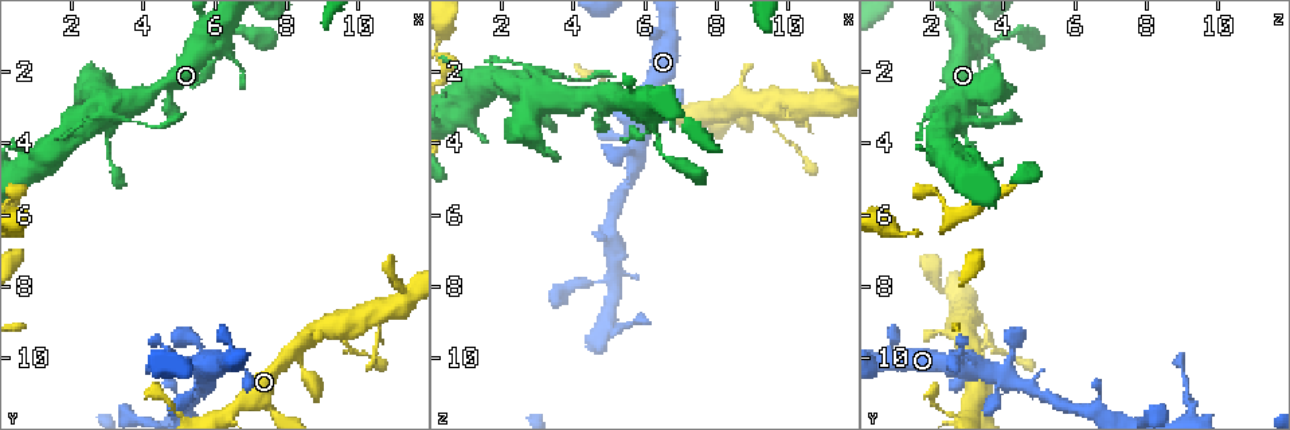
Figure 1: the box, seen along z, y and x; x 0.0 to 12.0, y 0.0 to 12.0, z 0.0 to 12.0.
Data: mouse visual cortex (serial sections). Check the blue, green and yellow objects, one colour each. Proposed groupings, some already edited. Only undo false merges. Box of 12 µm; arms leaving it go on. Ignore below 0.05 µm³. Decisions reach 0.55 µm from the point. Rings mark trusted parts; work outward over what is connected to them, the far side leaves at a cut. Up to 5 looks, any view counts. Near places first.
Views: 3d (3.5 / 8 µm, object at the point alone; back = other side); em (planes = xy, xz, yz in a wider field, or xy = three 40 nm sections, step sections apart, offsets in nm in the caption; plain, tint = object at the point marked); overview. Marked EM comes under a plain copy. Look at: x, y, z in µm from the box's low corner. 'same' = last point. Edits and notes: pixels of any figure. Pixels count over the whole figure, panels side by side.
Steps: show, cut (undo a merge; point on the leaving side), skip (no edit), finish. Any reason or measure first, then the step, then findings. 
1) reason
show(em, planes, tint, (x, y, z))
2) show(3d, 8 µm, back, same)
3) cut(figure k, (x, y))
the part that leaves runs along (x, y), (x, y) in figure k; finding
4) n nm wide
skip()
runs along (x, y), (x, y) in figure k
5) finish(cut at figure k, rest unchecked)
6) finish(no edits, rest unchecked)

abrupt turn
show(3d, 3.5 µm, back, (11.3, 8.1, 2.4))

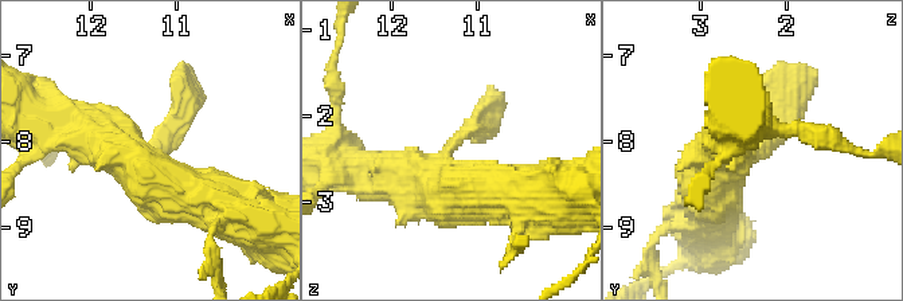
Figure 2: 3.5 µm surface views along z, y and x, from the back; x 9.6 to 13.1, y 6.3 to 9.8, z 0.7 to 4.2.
3 arms; arms of 300, 600, 600 nm
show(em, xy, step 2, tint, (11.30, 8.10, 2.35))

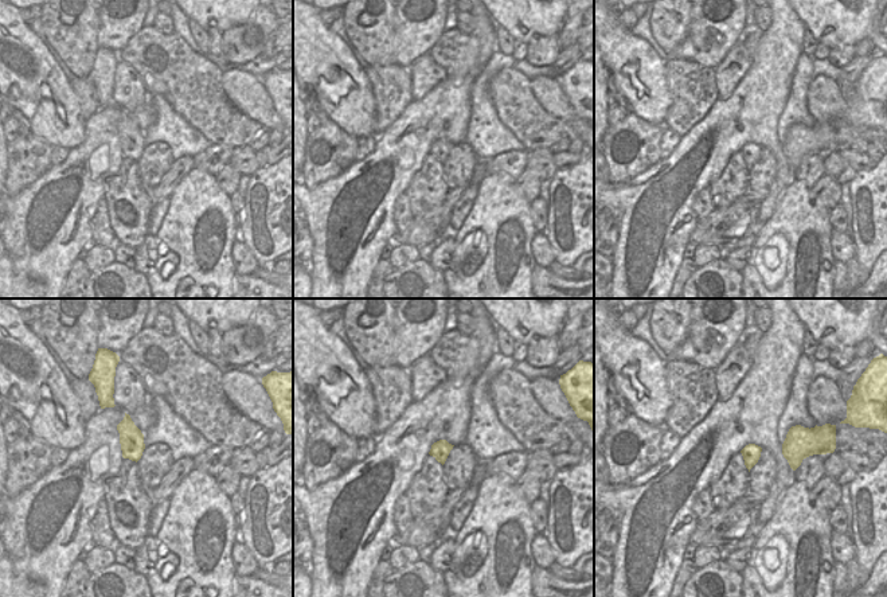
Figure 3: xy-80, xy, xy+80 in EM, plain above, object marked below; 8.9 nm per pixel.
skip()
runs along (710, 186), (798, 92) in figure 2; all the same cell

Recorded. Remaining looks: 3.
thin neck
show(3d, 8 µm, (6.2, 1.1, 3.4))

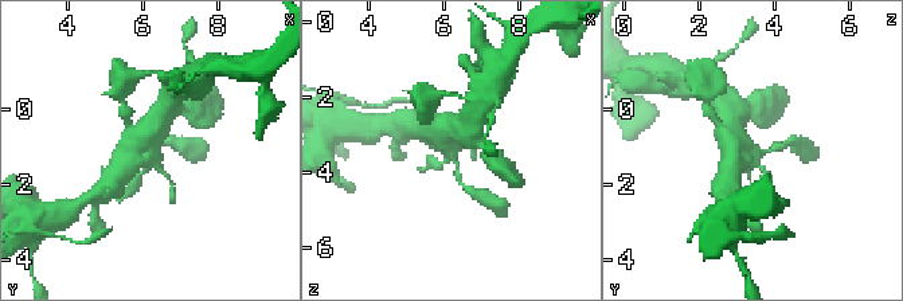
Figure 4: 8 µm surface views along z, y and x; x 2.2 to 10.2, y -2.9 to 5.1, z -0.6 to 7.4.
need the tissue
show(em, xy, step 1, tint, (6.2, 1.2, 3.4))

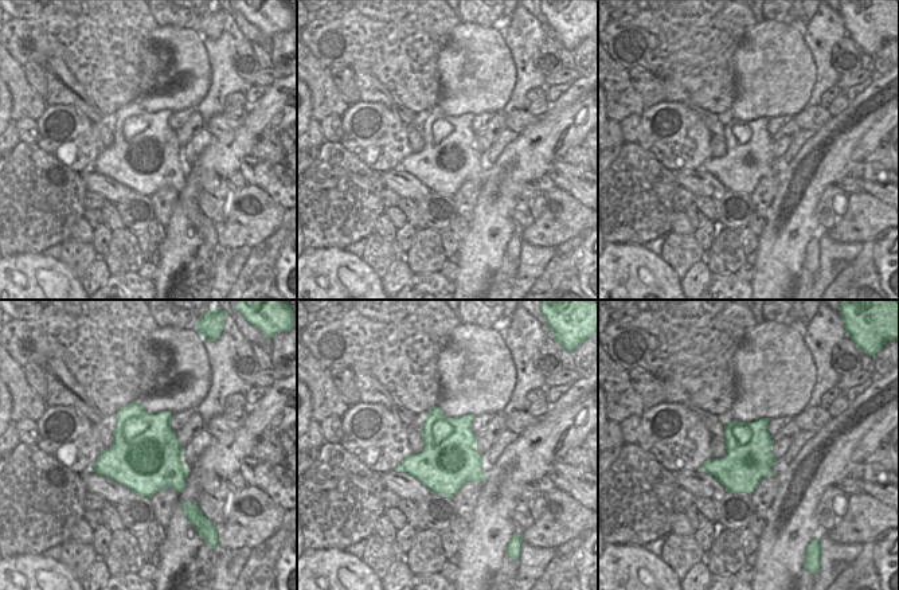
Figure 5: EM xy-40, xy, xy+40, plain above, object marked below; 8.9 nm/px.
skip()
runs along (421, 128), (450, 143), (458, 178) in figure 4; one cell here

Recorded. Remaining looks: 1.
finish(no edits, rest unchecked)

